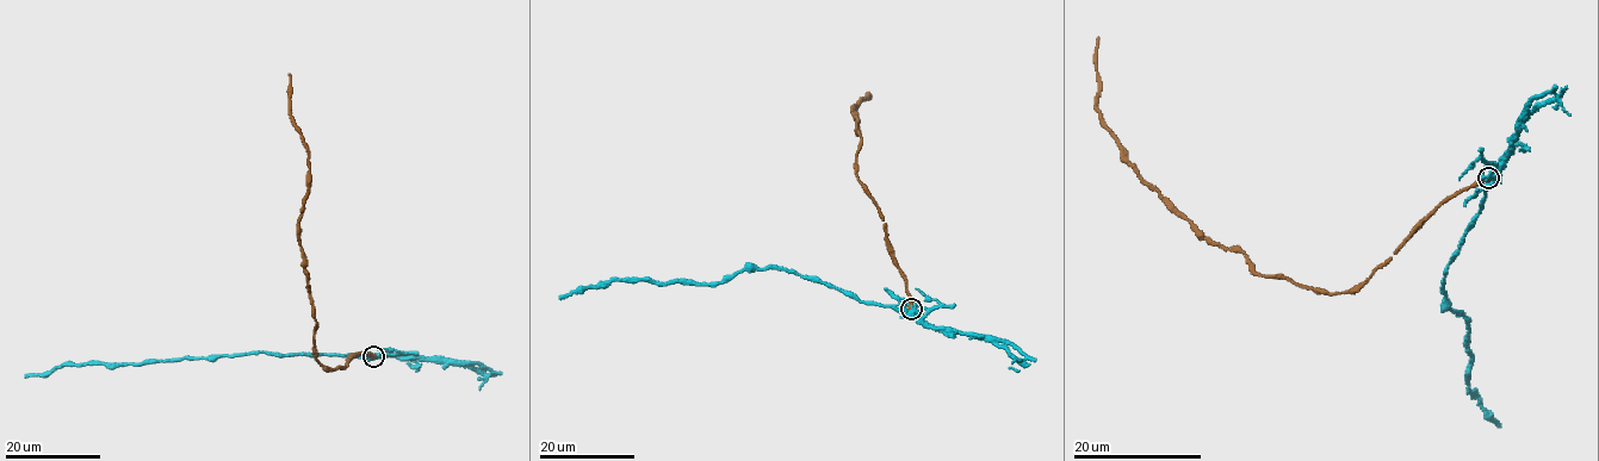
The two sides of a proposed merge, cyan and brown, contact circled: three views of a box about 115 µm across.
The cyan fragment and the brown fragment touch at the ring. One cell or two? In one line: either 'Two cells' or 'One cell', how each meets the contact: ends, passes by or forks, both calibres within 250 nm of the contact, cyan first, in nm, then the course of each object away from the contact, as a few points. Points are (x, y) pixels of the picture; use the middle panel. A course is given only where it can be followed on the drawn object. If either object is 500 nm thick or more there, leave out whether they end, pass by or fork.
Two cells. At the ring cyan forks. At the ring brown ends. Thickness 240 nm (cyan) against 440 nm. Course of cyan: (911, 309), (860, 301), (834, 286), (776, 268), (742, 269), (719, 282), (708, 284), (605, 281), (559, 298). Course of brown: (911, 309), (880, 209), (856, 173), (861, 135), (853, 106), (871, 97), (856, 108), (857, 131)

